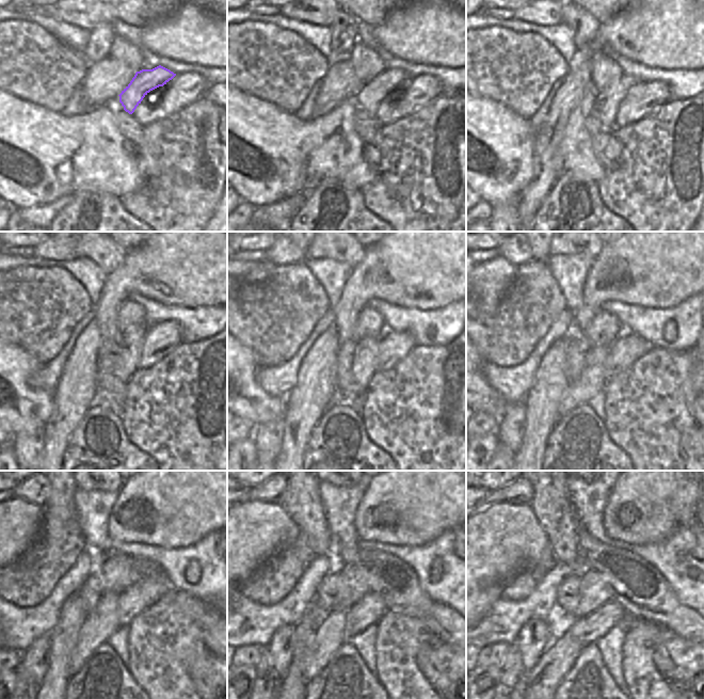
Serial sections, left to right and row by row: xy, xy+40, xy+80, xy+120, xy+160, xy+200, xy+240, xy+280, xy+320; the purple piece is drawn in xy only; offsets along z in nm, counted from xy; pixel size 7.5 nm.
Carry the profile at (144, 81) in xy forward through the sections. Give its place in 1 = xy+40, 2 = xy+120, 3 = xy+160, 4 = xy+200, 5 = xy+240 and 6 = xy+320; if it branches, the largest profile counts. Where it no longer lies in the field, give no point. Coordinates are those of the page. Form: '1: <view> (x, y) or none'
1: xy+40 (372, 94)
2: xy+120 (115, 368)
3: xy+160 (357, 366)
4: xy+200 (592, 380)
5: xy+240 (100, 623)
6: xy+320 (543, 681)

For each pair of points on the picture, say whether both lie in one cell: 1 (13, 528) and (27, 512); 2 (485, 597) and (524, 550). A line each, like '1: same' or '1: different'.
1: same
2: same

